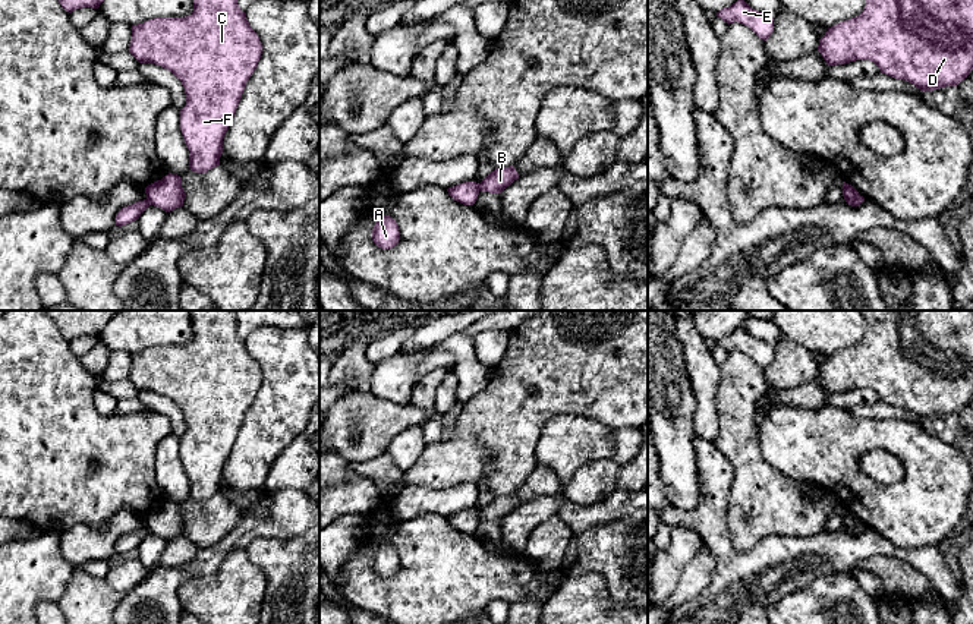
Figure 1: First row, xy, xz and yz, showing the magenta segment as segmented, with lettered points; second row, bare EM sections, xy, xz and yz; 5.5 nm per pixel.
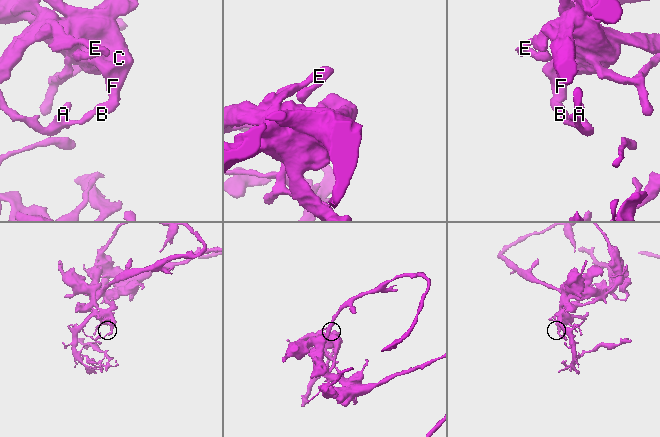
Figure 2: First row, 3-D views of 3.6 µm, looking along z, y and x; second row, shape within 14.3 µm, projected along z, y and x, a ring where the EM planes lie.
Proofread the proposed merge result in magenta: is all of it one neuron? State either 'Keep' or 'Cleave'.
Cleave

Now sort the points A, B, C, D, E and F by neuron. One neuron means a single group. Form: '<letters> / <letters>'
A E / B C D F

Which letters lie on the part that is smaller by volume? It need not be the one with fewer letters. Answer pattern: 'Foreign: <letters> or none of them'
Foreign: A, E

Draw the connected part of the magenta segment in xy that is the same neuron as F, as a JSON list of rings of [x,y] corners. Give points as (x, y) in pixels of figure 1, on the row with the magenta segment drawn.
[[[193,0],[189,16],[154,18],[132,25],[129,53],[139,63],[170,70],[182,82],[186,105],[180,110],[180,130],[189,149],[189,168],[207,173],[220,166],[224,135],[262,54],[259,37],[237,0]]]

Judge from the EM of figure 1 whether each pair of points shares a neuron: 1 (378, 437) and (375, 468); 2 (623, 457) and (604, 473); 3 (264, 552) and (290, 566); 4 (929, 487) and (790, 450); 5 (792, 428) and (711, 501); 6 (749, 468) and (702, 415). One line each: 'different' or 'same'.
1: different
2: different
3: same
4: same
5: different
6: different

